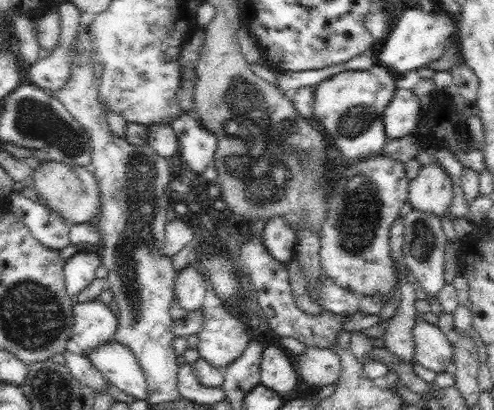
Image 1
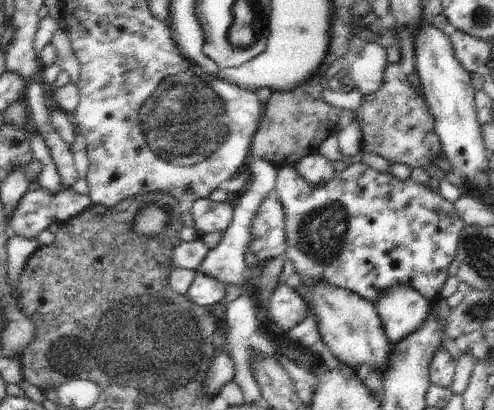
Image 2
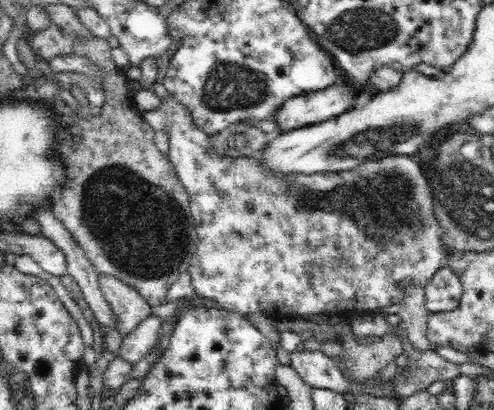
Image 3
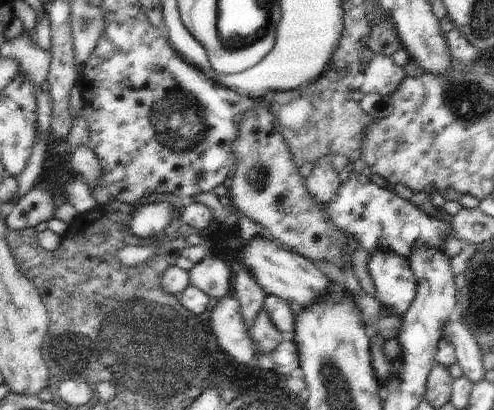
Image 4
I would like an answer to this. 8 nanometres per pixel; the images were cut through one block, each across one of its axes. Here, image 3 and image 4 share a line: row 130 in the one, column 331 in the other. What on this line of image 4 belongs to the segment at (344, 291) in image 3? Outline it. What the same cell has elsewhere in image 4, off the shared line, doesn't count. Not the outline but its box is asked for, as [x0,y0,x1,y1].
[303,156,341,206]

